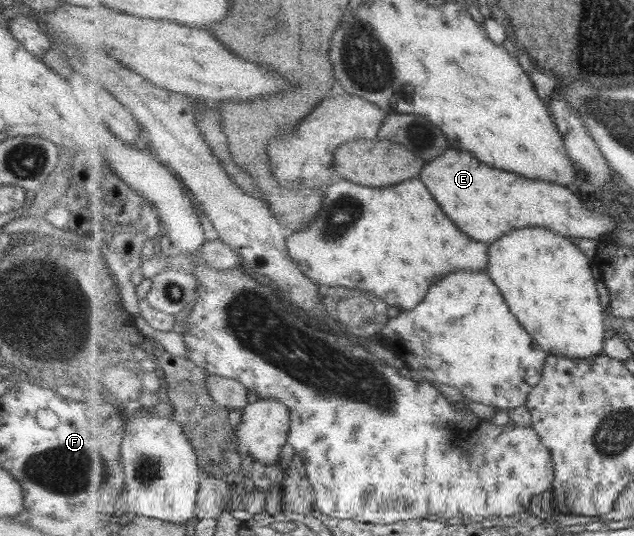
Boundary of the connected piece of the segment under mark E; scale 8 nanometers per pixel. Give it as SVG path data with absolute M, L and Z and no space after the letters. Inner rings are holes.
M449 150L429 162L425 172L421 172L421 180L429 184L429 190L437 196L441 208L449 212L451 220L457 220L469 236L487 244L493 244L516 228L547 228L561 236L591 240L601 240L605 234L618 229L613 229L613 217L579 200L571 188L491 168L461 150Z

